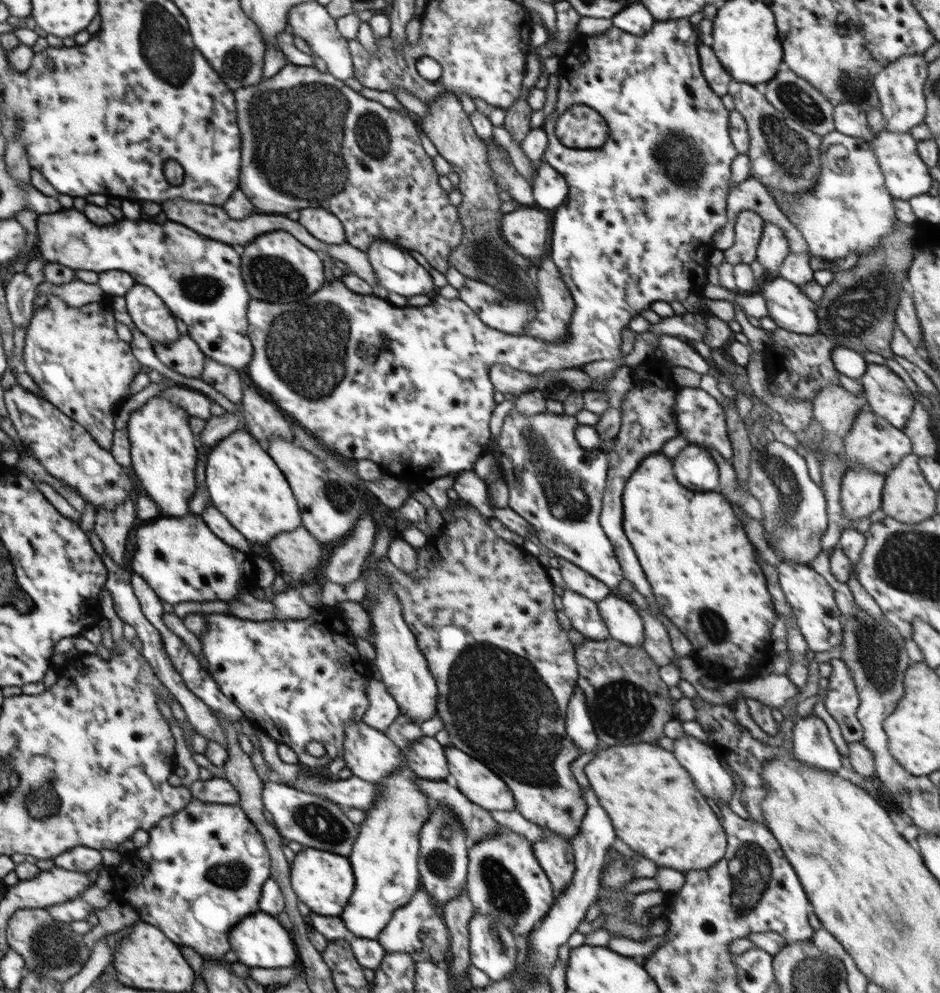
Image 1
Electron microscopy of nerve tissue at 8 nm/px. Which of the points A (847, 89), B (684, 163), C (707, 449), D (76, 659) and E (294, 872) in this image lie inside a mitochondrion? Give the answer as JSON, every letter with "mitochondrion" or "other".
{"A":"mitochondrion","B":"mitochondrion","C":"other","D":"other","E":"other"}

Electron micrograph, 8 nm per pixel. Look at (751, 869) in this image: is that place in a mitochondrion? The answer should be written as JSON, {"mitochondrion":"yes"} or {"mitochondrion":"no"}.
{"mitochondrion":"yes"}

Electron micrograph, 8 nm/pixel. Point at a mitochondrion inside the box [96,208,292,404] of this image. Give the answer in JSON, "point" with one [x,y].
{"point":[204,289]}

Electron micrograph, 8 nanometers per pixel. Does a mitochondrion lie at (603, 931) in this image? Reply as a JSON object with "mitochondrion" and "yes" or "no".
{"mitochondrion":"no"}

